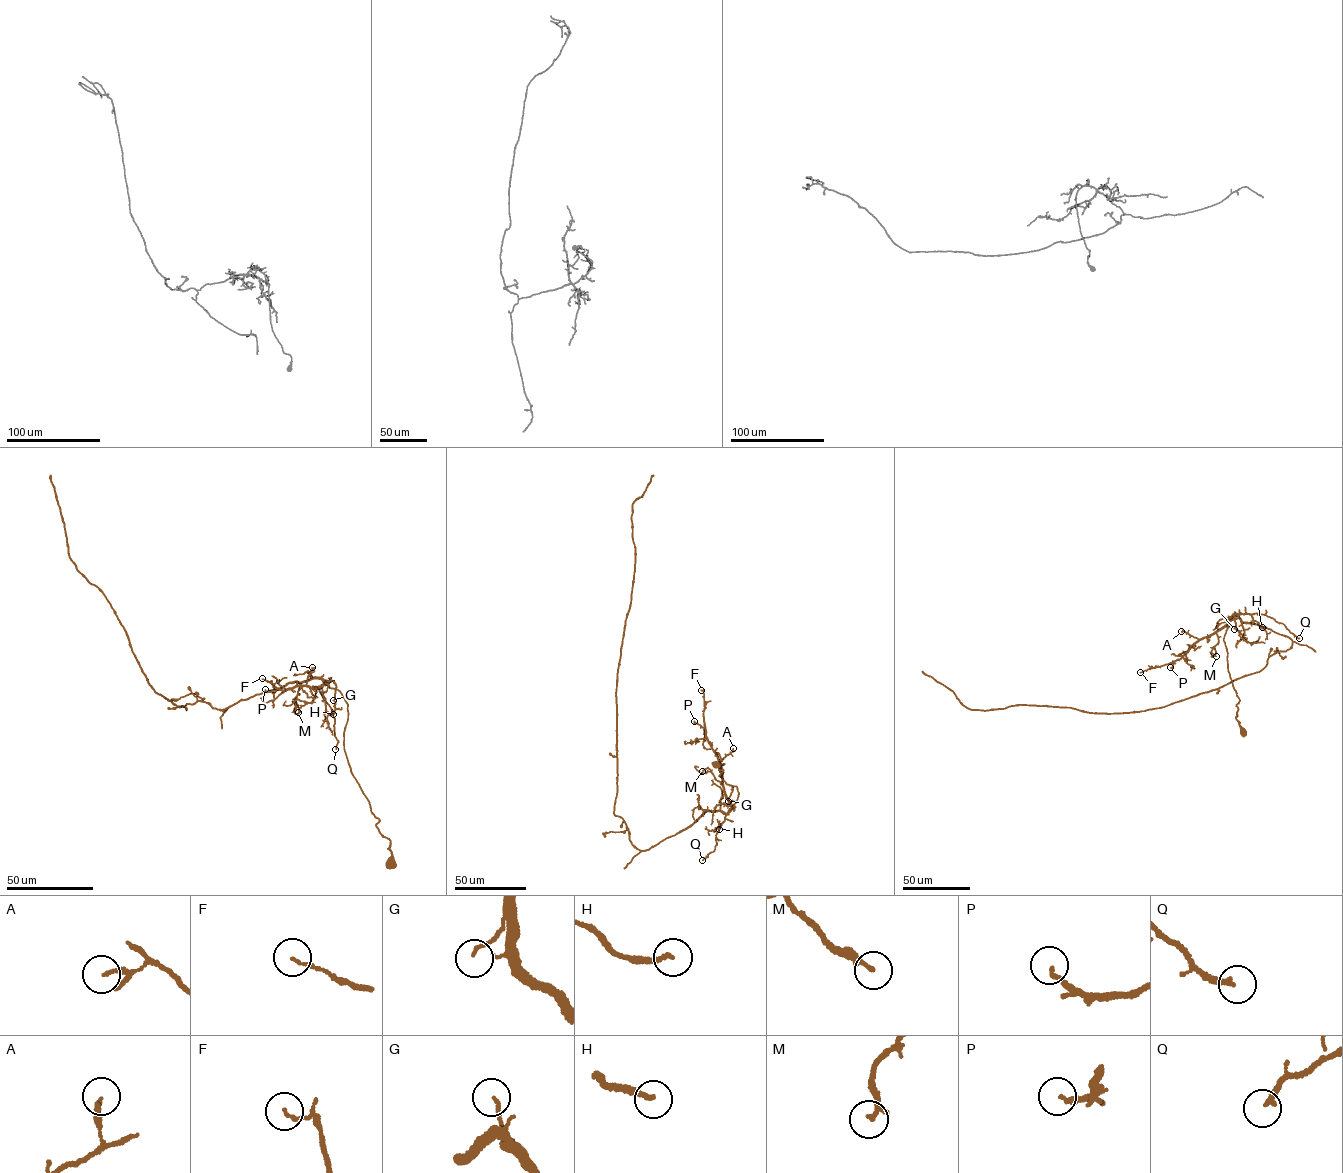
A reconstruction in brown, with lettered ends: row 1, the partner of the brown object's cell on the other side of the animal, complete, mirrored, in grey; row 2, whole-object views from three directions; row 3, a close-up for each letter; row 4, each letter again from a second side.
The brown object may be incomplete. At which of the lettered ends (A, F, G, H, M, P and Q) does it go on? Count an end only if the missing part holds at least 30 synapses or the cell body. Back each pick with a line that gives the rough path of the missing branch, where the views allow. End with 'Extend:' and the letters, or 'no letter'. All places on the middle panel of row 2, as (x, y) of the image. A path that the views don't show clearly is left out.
Extend: no letter

